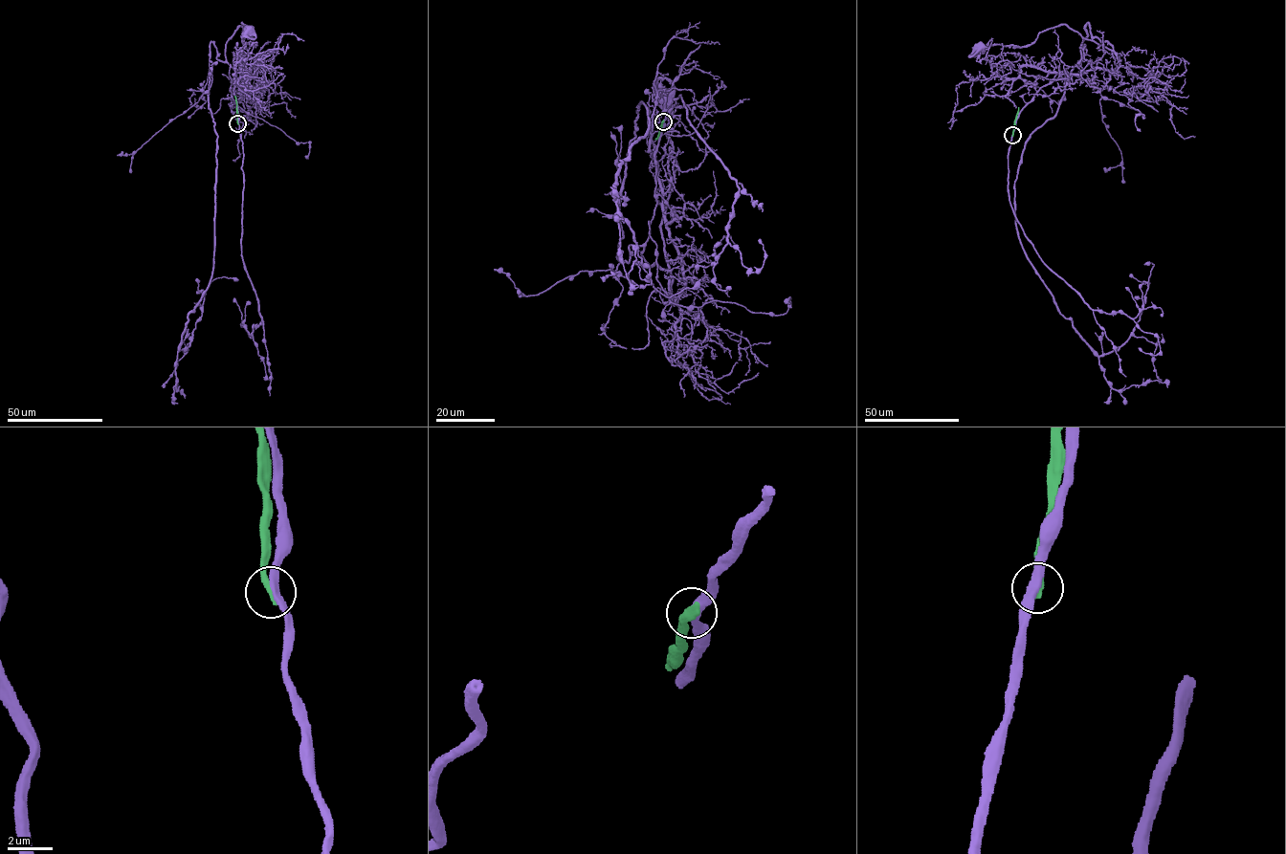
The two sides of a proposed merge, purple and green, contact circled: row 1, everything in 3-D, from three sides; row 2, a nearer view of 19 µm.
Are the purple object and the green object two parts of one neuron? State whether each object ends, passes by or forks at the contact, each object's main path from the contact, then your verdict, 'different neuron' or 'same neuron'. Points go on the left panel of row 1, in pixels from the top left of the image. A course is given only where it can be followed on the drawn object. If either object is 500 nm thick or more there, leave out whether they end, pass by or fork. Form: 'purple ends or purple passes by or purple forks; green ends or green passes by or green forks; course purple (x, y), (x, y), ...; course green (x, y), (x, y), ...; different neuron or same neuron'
purple passes by; green ends; course purple (237, 123), (234, 77), (249, 75), (249, 79), (243, 76), (242, 22), (250, 31), (248, 39), (251, 30); course green (237, 123), (234, 96); different neuron

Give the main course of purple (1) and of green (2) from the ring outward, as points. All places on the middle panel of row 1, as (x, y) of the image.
1: (663, 120), (655, 194), (671, 210), (666, 226), (682, 261), (675, 303), (660, 231), (672, 181), (665, 95)
2: (663, 120), (655, 139)

